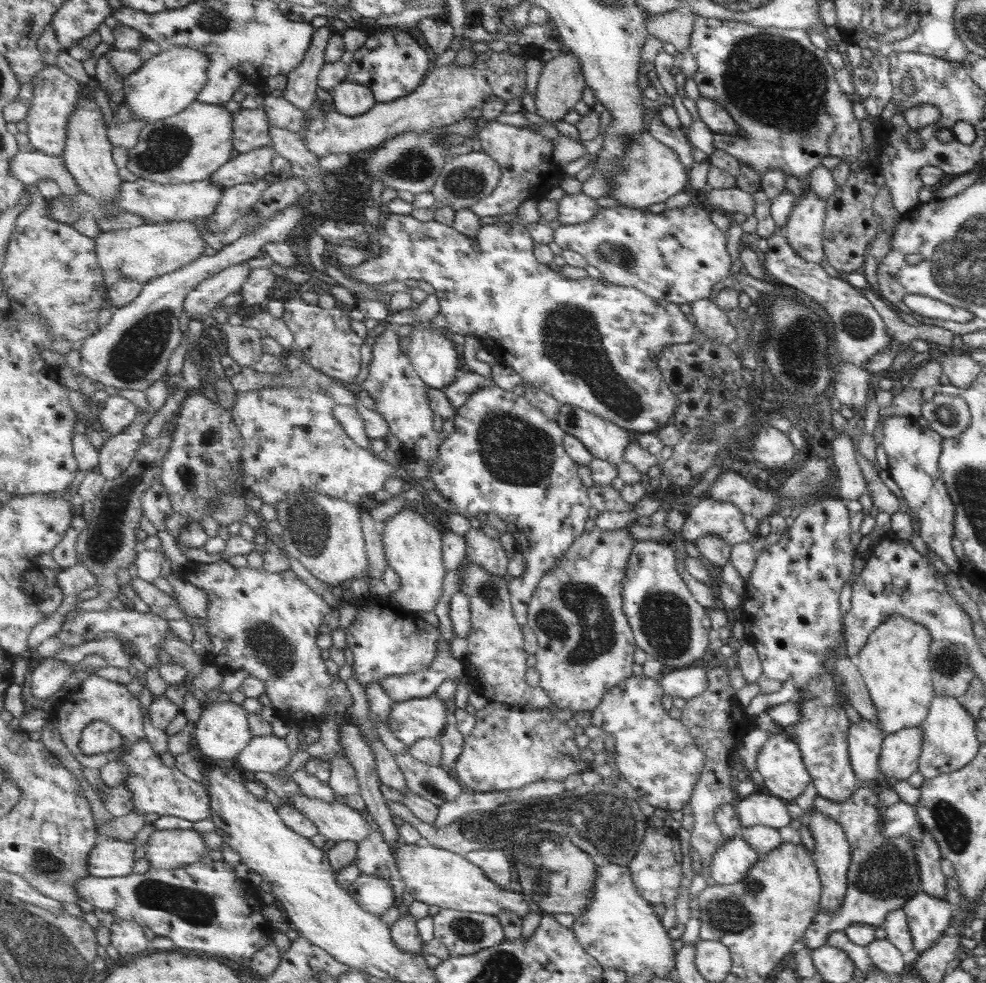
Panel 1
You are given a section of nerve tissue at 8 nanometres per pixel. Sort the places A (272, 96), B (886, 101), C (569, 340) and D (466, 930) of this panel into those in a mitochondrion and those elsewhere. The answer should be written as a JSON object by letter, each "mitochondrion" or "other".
{"A":"other","B":"other","C":"mitochondrion","D":"mitochondrion"}

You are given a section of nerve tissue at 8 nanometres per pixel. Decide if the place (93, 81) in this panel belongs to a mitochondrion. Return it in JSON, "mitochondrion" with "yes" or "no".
{"mitochondrion":"no"}

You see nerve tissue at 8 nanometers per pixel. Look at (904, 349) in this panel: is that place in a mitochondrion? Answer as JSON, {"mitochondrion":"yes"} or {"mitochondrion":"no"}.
{"mitochondrion":"no"}

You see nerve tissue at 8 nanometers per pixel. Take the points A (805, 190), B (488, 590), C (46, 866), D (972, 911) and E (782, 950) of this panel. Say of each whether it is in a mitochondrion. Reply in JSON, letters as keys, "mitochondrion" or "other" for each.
{"A":"other","B":"mitochondrion","C":"mitochondrion","D":"other","E":"other"}

